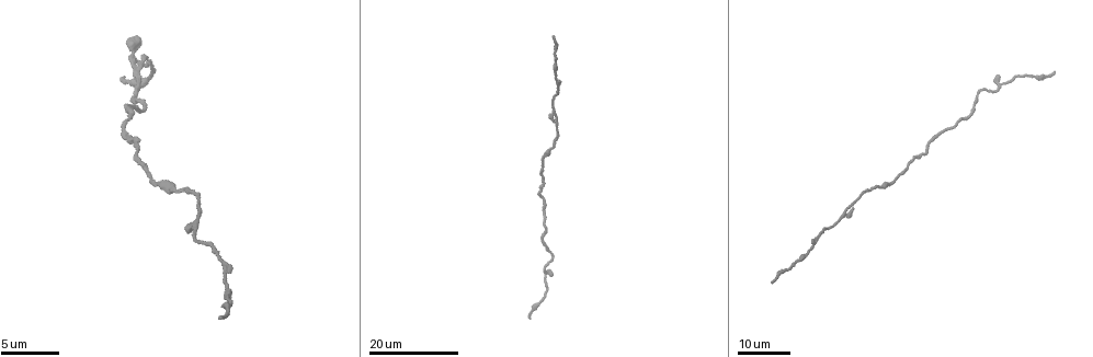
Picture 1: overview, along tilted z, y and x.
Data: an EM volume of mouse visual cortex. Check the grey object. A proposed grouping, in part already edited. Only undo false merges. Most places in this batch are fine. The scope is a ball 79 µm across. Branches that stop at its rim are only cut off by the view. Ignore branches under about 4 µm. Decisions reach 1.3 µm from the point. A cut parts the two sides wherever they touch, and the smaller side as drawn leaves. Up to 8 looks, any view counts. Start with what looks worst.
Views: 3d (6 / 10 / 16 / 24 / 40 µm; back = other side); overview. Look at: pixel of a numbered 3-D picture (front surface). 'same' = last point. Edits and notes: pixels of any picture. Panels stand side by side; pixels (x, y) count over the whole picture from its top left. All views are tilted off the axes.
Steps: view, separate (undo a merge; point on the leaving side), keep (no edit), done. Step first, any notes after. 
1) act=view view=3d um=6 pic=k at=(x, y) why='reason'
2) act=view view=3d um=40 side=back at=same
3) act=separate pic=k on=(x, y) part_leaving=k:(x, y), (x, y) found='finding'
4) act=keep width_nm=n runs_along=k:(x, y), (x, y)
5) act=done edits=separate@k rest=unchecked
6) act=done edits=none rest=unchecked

act=view view=3d um=24 pic=1 at=(849, 210) why='two arms in line, one across'

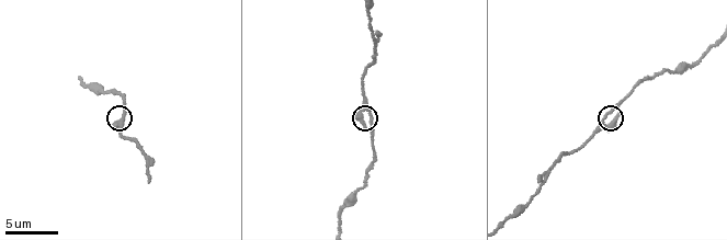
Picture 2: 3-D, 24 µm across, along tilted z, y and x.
act=view view=3d um=6 pic=2 at=(373, 118)

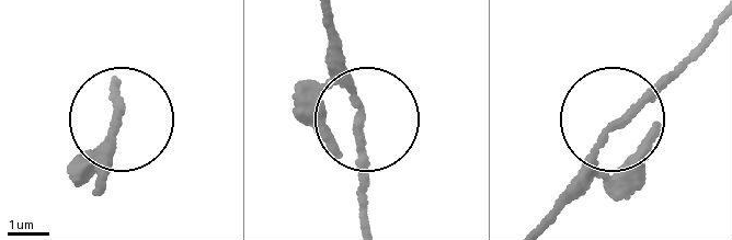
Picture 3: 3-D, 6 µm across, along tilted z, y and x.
act=keep runs_along=3:(358, 214), (363, 128), (329, 59), (323, 22) found='continuous, no second neuron'

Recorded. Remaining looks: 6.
act=view view=3d um=16 pic=1 at=(544, 278) why='thin arm on a thick one'

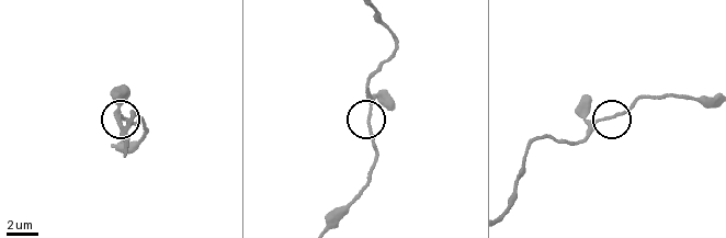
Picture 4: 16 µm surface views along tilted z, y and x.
act=view view=3d um=10 pic=4 at=(607, 119)

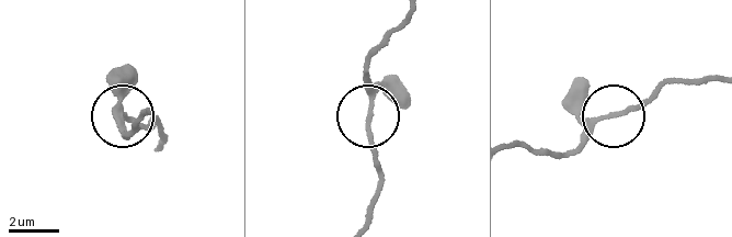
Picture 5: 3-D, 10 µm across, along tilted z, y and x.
act=keep runs_along=5:(408, 12), (369, 65), (367, 140), (377, 164) found='continuous, no second neuron'

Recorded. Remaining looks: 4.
act=view view=3d um=16 pic=1 at=(542, 174)

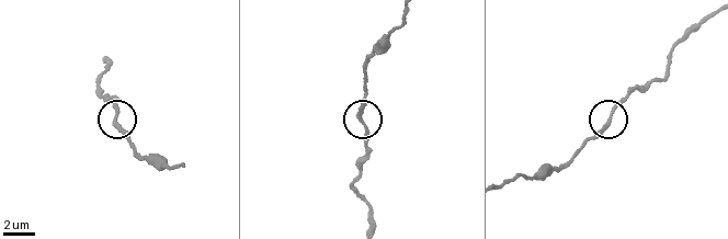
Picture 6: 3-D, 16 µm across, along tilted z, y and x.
act=view view=3d um=10 pic=6 at=(114, 120) why='closer look'

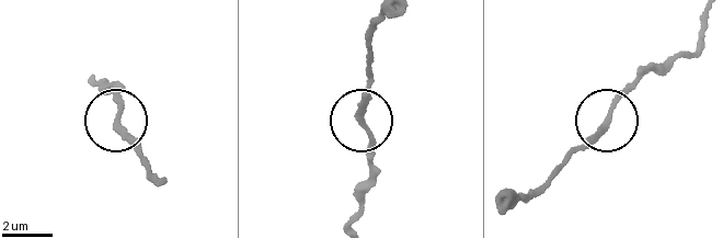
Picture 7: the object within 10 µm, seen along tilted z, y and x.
act=keep width_nm=200 found='one neuron here'

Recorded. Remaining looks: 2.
act=view view=3d um=10 pic=2 at=(677, 72) why='thick turns thin'

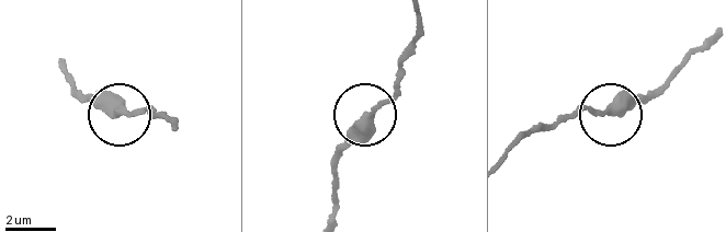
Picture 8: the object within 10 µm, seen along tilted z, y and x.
act=keep width_nm=320 found='one neuron here'

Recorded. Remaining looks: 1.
act=done edits=none rest=unchecked

